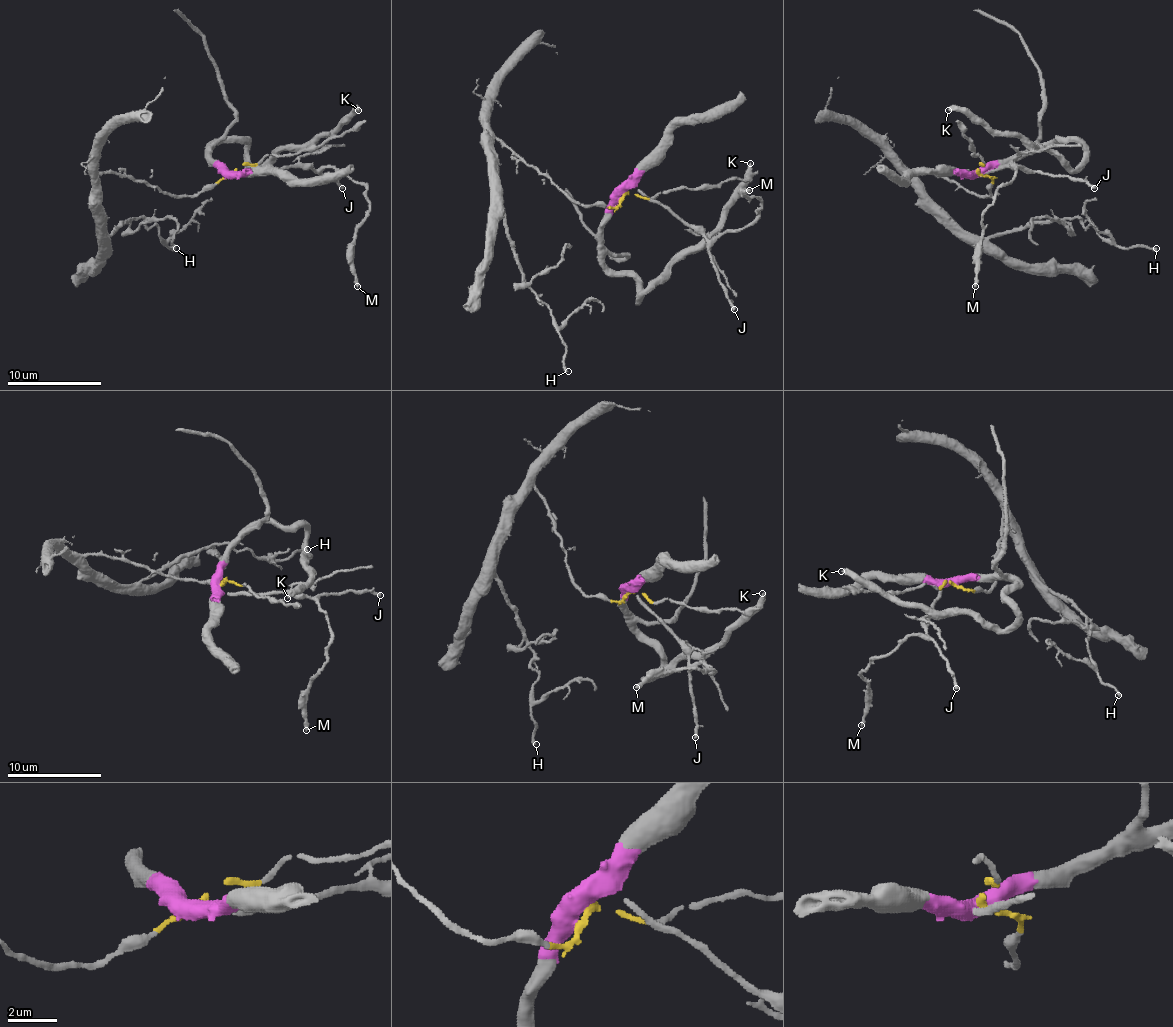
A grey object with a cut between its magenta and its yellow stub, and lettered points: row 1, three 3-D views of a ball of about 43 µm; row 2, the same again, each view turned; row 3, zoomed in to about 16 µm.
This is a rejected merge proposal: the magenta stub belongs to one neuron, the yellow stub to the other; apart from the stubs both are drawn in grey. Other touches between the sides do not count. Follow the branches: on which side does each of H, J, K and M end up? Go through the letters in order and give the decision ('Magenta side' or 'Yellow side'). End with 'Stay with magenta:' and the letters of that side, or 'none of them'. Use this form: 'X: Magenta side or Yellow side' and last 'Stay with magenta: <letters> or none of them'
H: Yellow side
J: Magenta side
K: Magenta side
M: Magenta side
Stay with magenta: J, K, M

